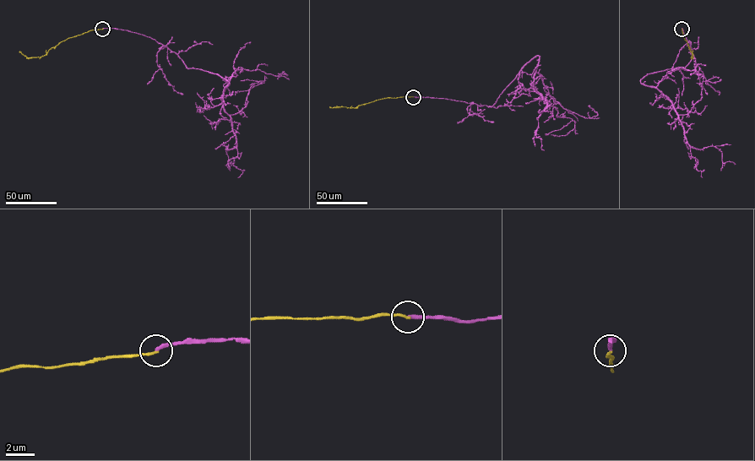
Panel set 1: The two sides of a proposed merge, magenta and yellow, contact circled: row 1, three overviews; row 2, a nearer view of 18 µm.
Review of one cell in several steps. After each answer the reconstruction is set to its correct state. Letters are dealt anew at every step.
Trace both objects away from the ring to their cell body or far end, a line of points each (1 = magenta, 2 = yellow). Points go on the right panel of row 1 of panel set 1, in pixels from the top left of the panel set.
1: (681, 29), (692, 59), (641, 82), (671, 103), (690, 145), (714, 146), (723, 163), (734, 165)
2: (681, 29), (692, 57), (692, 51)

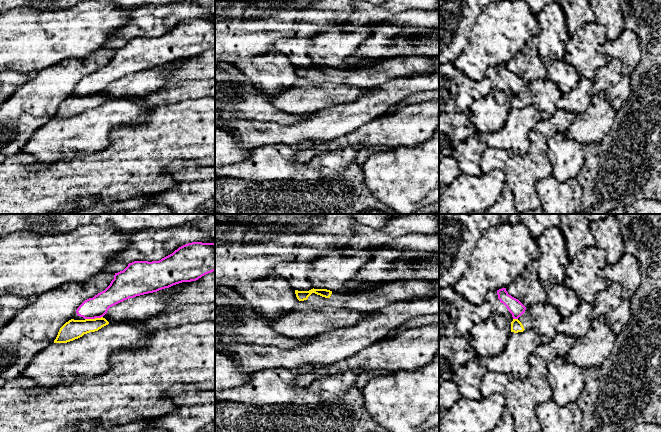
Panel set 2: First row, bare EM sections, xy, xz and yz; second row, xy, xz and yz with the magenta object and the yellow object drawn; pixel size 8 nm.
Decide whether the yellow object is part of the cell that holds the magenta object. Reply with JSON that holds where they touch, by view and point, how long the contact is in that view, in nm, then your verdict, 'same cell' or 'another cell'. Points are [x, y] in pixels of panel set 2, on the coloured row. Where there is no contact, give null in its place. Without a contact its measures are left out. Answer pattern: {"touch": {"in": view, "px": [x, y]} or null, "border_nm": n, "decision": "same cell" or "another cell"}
{"touch": {"in": "xy", "px": [93, 318]}, "border_nm": 150, "decision": "another cell"}

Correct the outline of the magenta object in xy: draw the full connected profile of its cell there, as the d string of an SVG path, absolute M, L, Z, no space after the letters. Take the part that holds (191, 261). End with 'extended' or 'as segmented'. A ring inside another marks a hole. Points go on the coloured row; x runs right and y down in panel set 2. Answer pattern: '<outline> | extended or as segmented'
M192 242L175 250L159 261L134 261L118 273L110 285L93 298L85 300L76 310L74 320L103 317L108 309L124 300L136 296L157 292L182 282L196 281L202 276L215 271L215 243Z | extended

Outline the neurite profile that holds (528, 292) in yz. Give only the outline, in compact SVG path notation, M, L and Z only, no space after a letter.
M520 276L506 288L506 291L518 299L526 309L533 304L547 302L546 291L539 279L531 280Z

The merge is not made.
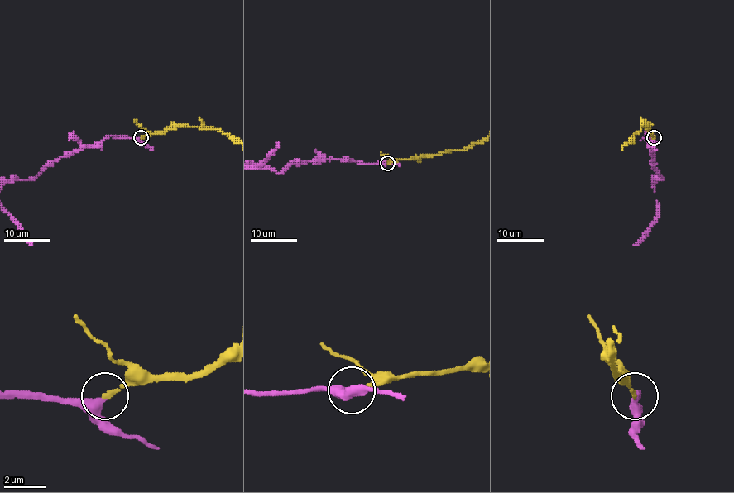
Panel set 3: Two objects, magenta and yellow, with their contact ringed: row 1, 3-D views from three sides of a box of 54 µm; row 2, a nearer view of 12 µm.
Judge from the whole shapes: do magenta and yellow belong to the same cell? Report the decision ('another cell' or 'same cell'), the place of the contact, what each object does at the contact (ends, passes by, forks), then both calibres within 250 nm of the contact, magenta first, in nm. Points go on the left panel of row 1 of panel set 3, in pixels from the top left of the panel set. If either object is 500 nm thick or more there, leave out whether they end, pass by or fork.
same cell; at (141, 137); magenta passes by; yellow ends there; 320 nm thick on the magenta side, 180 nm on the other

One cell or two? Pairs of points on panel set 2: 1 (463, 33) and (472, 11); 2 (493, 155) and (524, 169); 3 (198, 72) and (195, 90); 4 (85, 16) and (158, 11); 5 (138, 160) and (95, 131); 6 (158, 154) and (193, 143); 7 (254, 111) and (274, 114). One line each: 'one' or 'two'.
1: one
2: one
3: two
4: two
5: two
6: one
7: one

